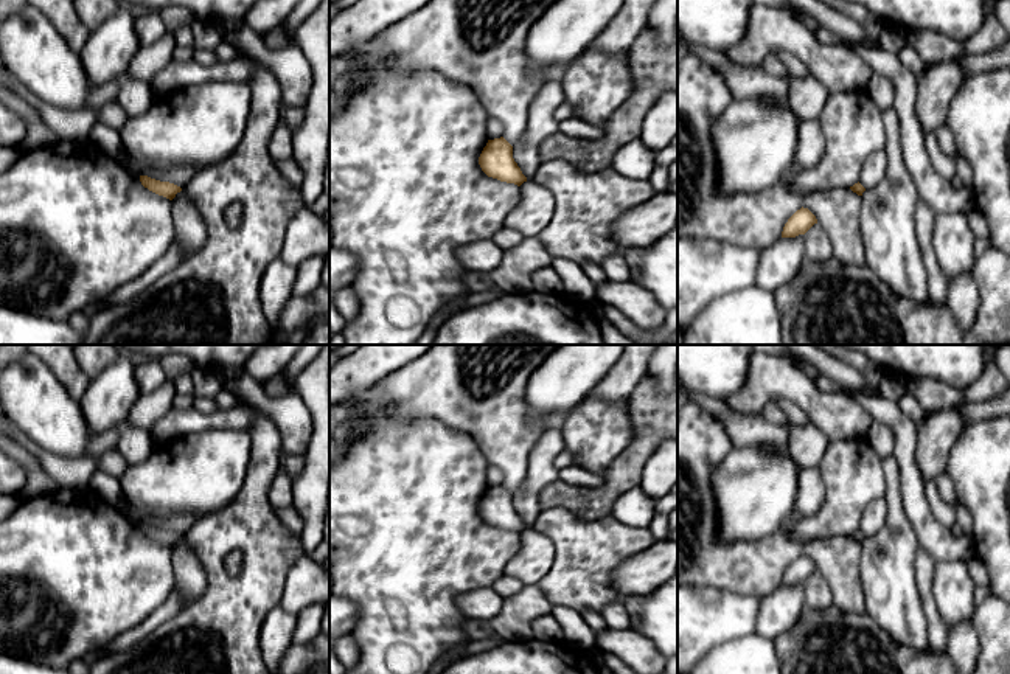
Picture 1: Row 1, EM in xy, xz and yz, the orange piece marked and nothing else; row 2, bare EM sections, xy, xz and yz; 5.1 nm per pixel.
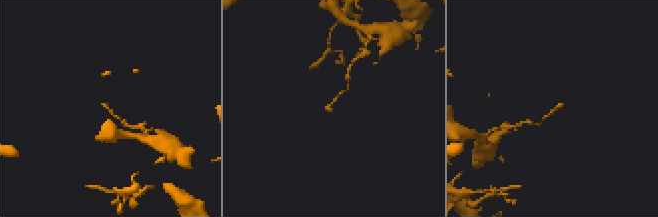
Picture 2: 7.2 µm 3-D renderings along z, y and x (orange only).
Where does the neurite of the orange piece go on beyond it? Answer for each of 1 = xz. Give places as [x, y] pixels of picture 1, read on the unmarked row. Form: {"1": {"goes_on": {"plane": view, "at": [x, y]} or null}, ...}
{"1": {"goes_on": null}}

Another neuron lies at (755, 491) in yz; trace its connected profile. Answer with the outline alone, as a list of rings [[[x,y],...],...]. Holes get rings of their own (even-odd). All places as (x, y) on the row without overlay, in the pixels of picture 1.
[[[732,449],[712,477],[719,539],[732,544],[775,533],[796,509],[800,469],[788,452]]]

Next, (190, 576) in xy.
[[[182,536],[171,548],[174,590],[182,590],[188,598],[188,604],[200,598],[207,589],[207,573],[204,564]]]

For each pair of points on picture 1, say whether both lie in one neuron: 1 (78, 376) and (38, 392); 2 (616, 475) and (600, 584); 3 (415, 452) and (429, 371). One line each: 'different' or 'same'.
1: different
2: different
3: different

